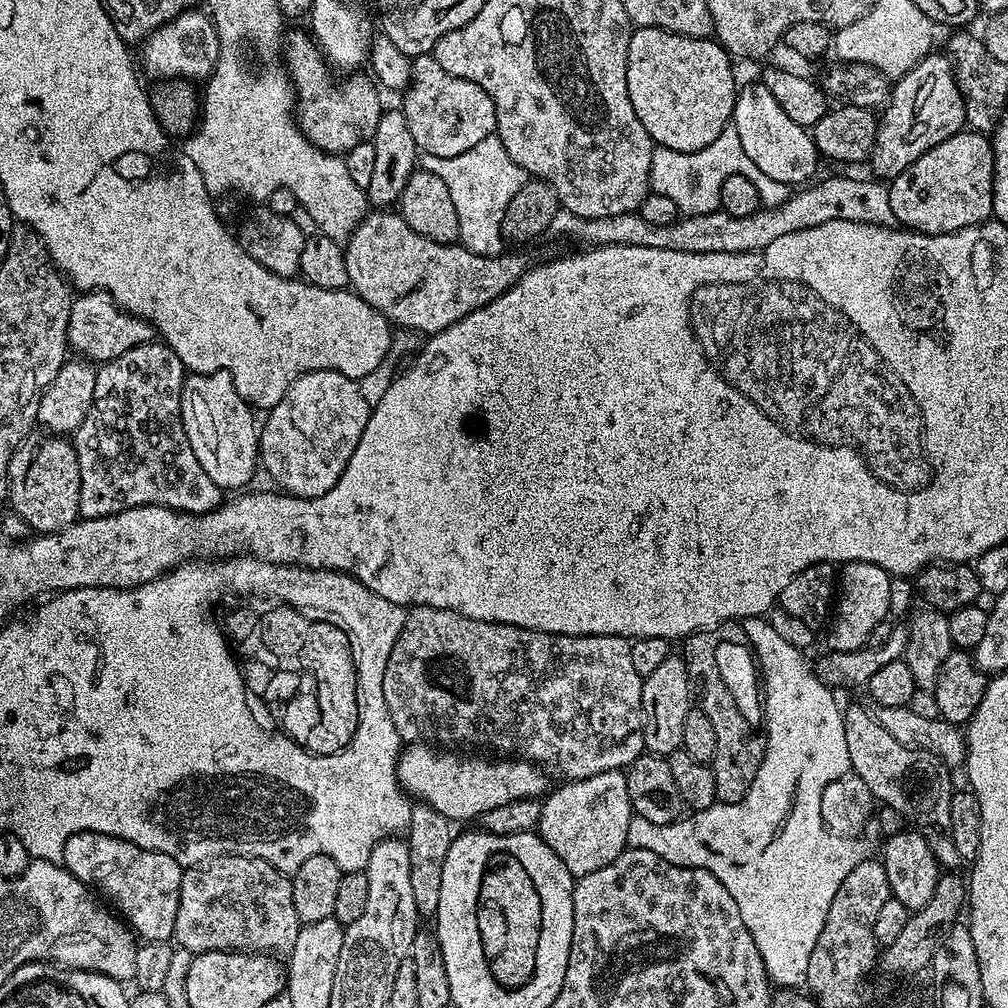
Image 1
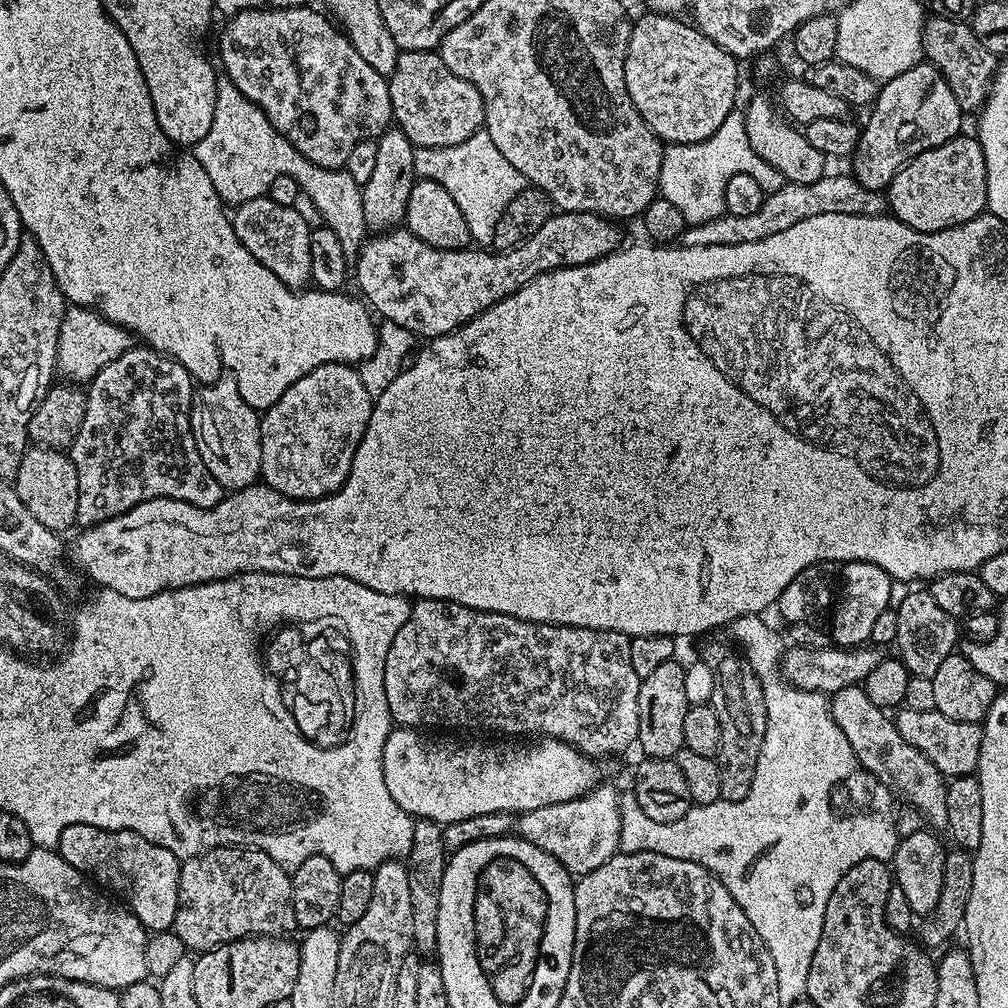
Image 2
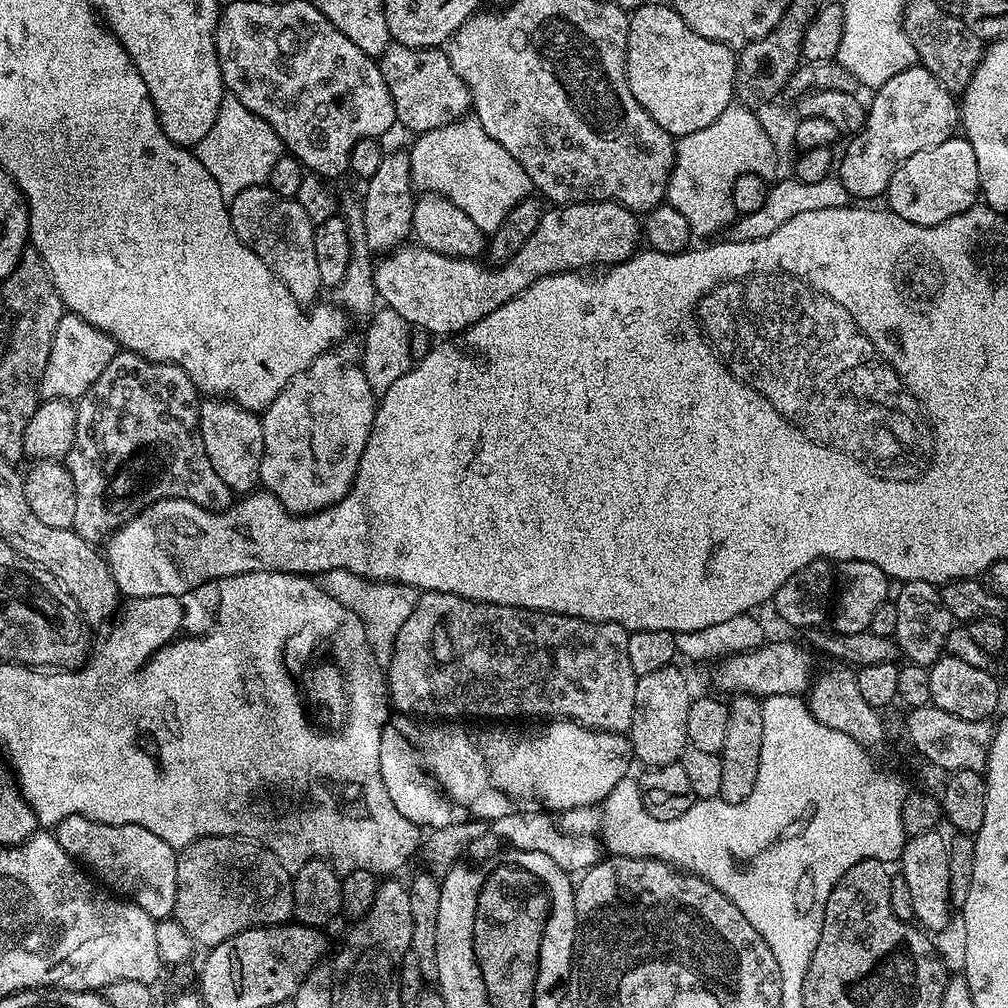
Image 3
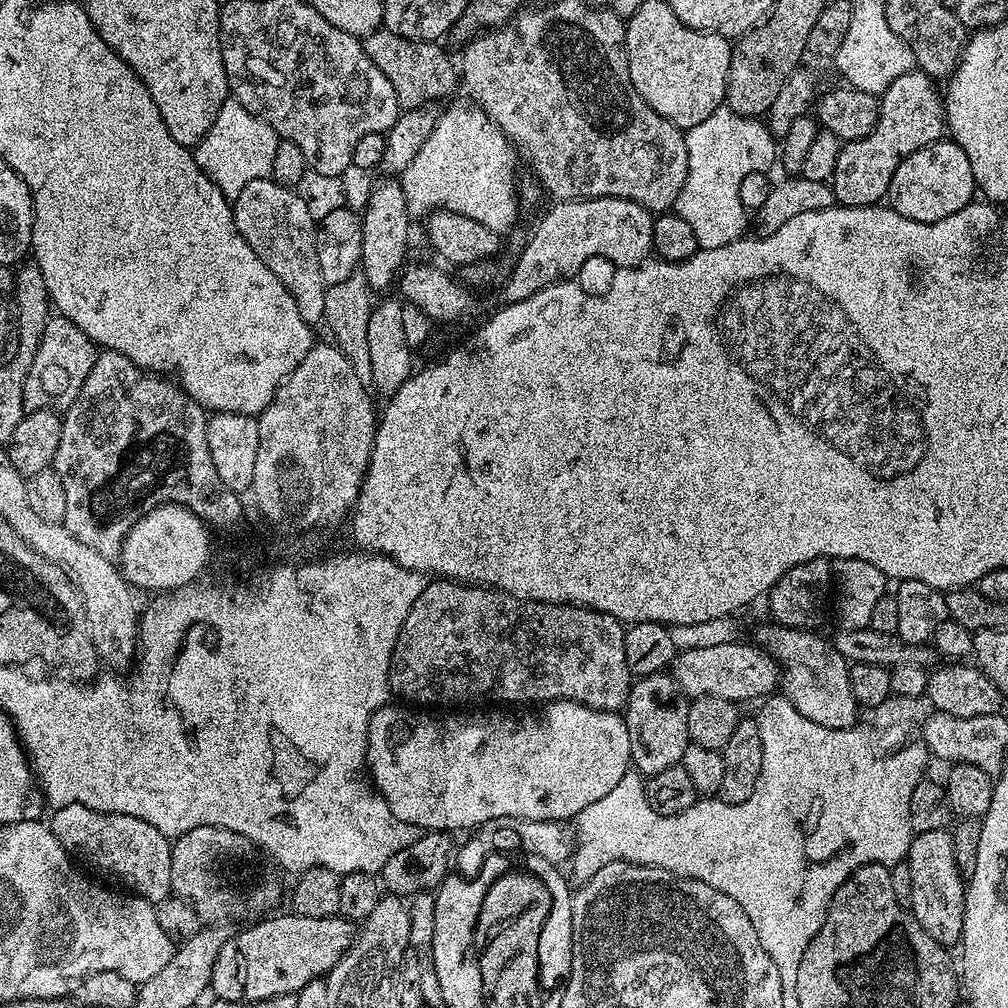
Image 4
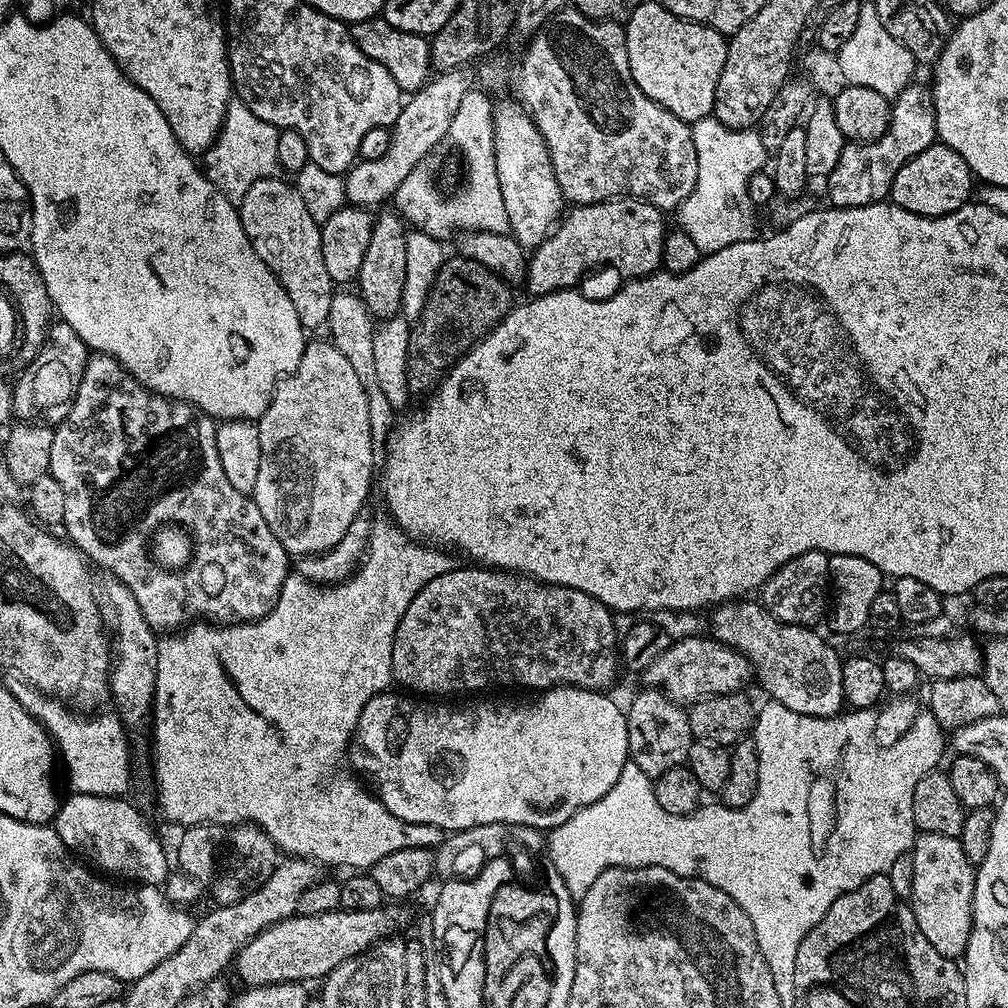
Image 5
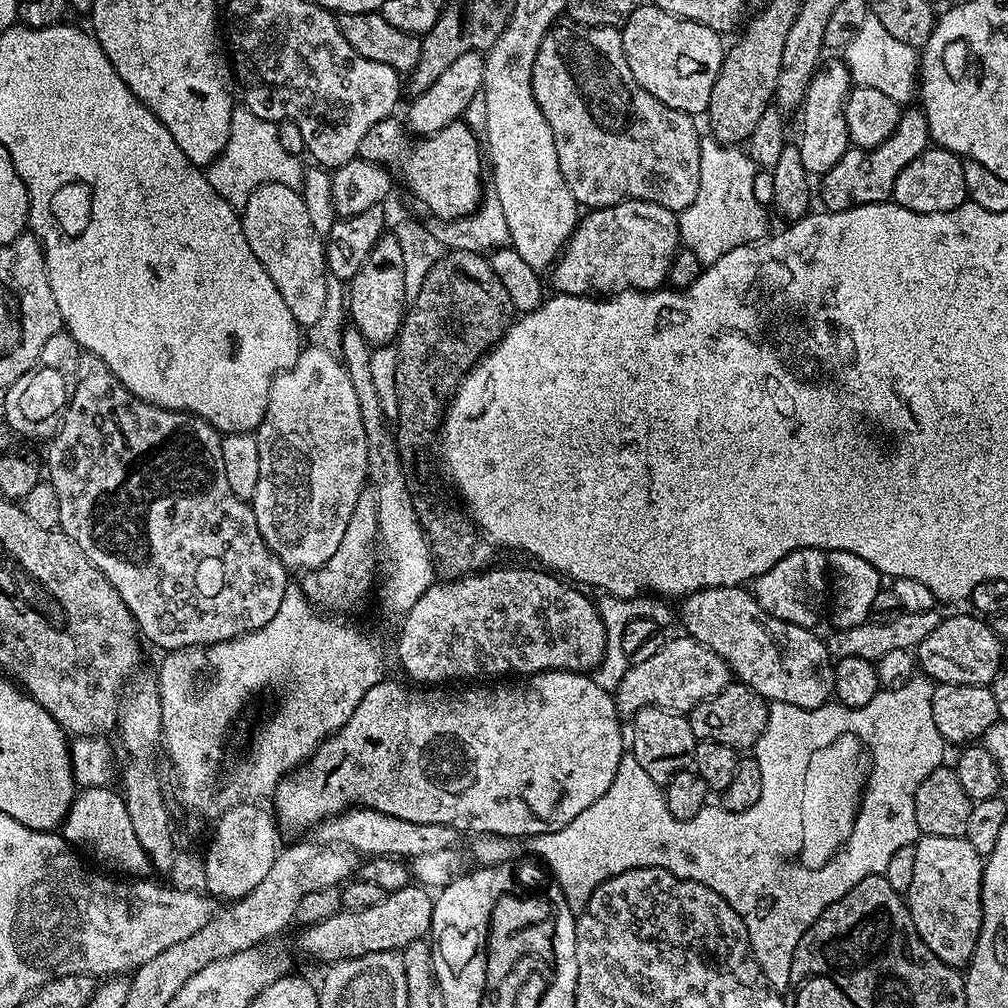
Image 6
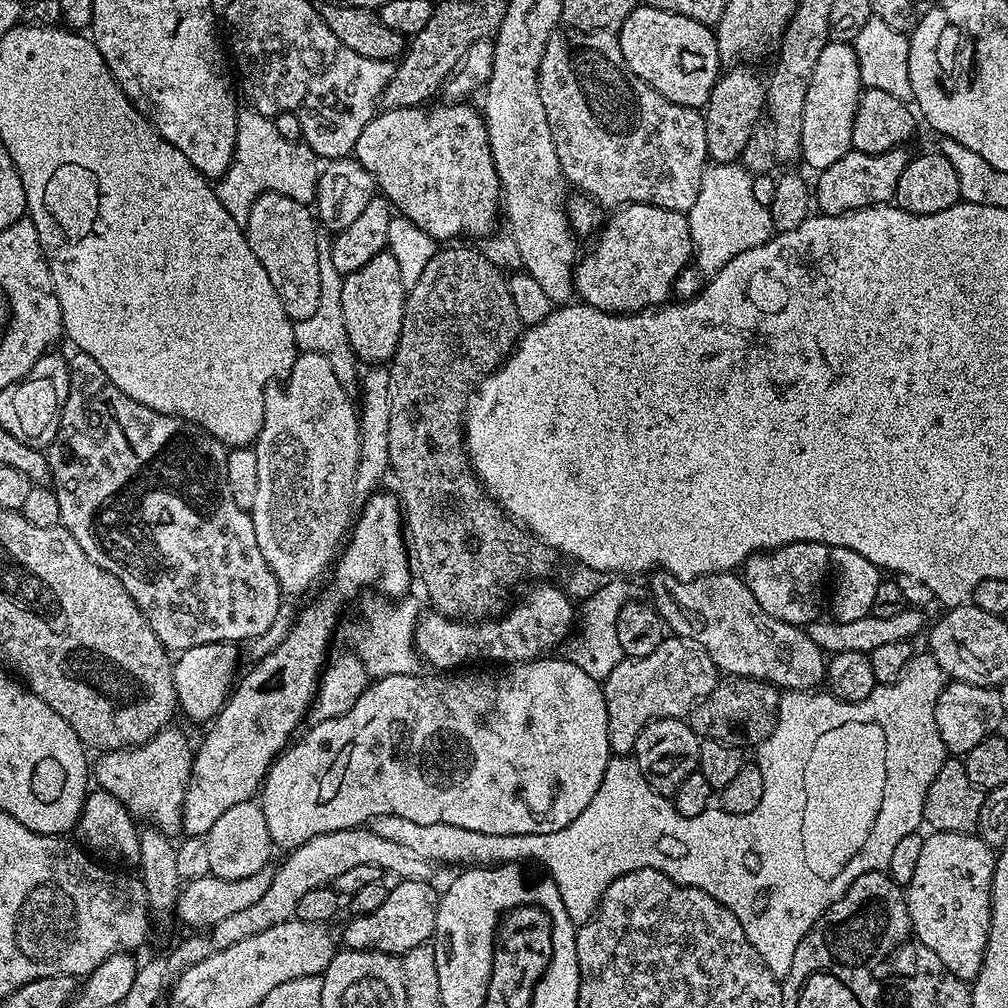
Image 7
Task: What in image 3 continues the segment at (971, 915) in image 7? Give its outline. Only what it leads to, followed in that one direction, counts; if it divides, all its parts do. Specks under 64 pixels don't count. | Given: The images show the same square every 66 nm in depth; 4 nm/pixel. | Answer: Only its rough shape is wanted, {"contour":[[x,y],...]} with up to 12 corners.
{"contour":[[908,836],[898,861],[915,923],[935,934],[954,915],[948,840]]}

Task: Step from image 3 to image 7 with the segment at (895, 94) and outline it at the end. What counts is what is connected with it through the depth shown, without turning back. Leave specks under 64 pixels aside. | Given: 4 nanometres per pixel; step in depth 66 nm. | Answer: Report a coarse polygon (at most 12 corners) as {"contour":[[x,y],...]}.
{"contour":[[907,147],[846,153],[814,180],[814,204],[841,216],[895,201]]}

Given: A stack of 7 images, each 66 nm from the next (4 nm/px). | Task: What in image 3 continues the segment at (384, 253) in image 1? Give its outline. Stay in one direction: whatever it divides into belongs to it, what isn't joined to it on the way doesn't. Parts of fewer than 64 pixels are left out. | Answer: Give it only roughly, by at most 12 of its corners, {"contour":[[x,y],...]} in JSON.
{"contour":[[615,200],[549,207],[504,264],[415,242],[381,255],[376,295],[448,338],[534,282],[642,244]]}

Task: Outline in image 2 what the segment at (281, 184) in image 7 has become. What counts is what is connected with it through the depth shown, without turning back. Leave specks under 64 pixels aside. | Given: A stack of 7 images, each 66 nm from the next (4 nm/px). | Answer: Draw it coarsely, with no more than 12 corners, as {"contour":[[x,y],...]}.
{"contour":[[227,78],[194,145],[228,206],[308,159]]}

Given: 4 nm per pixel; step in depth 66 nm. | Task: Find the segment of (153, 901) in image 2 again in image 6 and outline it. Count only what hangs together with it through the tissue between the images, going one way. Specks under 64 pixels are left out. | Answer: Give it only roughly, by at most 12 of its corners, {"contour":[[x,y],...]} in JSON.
{"contour":[[112,786],[80,788],[62,835],[105,869],[147,877],[152,861]]}

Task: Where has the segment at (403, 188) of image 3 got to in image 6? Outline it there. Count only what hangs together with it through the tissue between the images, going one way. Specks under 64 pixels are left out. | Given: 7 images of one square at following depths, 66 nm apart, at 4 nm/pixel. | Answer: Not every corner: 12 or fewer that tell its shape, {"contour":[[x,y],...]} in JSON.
{"contour":[[381,236],[346,288],[351,323],[373,346],[397,339],[406,274]]}

